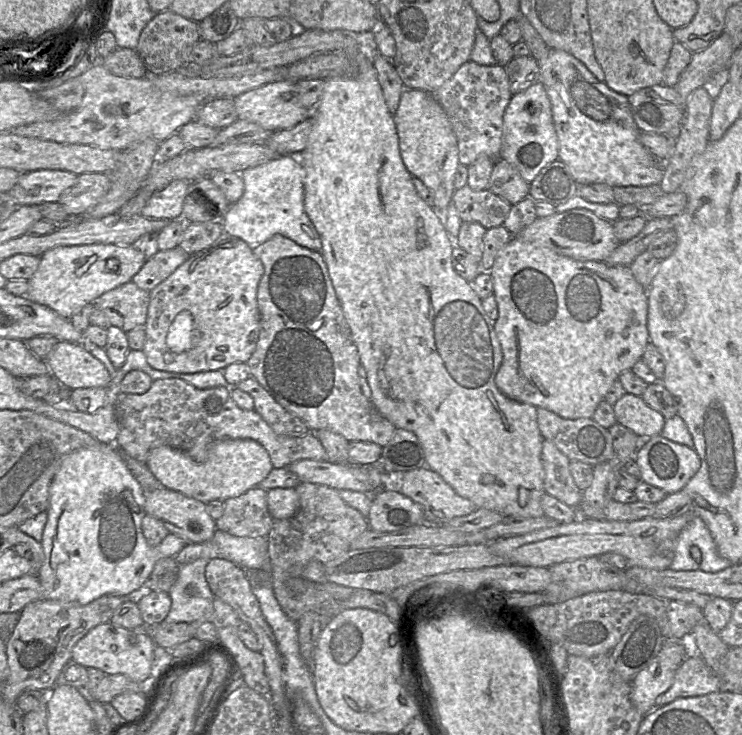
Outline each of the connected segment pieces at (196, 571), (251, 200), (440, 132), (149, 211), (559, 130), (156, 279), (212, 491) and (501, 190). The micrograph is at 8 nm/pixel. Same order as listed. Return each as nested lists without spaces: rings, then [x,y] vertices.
[[[200,558],[179,566],[177,579],[170,589],[171,608],[163,620],[164,623],[199,623],[211,620],[213,613],[212,600],[214,598],[205,578],[205,567],[207,559]]]
[[[279,155],[255,167],[247,168],[241,173],[244,182],[242,197],[231,204],[224,216],[222,226],[224,235],[239,238],[252,248],[264,243],[275,234],[281,234],[297,244],[310,250],[321,252],[321,238],[304,209],[304,178],[305,169],[299,155]]]
[[[405,89],[401,95],[400,103],[394,114],[394,122],[399,139],[399,148],[402,160],[412,177],[417,178],[430,189],[434,197],[433,208],[442,217],[446,213],[455,192],[454,180],[459,162],[459,150],[455,133],[450,120],[431,93],[421,90]]]
[[[187,180],[171,182],[151,196],[140,215],[167,221],[182,219],[183,204],[189,185],[190,181]]]
[[[550,49],[545,59],[538,61],[540,68],[540,82],[544,85],[546,93],[551,103],[552,118],[559,142],[559,159],[568,167],[573,179],[578,185],[606,184],[610,187],[646,187],[660,185],[664,175],[664,164],[658,161],[640,142],[640,130],[637,127],[630,108],[628,97],[611,90],[605,82],[600,82],[586,68],[586,66],[571,54],[562,50]]]
[[[179,246],[170,250],[159,250],[147,259],[132,280],[140,289],[151,291],[168,278],[190,255]]]
[[[251,439],[216,441],[209,446],[207,459],[203,463],[194,461],[181,450],[165,445],[159,446],[150,451],[146,464],[163,487],[178,491],[204,504],[214,500],[225,501],[258,487],[273,469],[267,451]]]
[[[497,160],[490,176],[488,190],[505,199],[511,205],[529,197],[530,184],[505,160]]]

